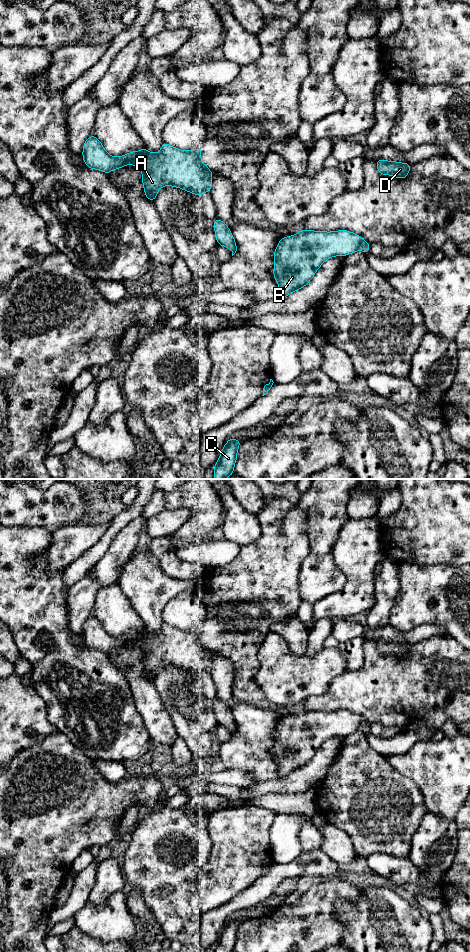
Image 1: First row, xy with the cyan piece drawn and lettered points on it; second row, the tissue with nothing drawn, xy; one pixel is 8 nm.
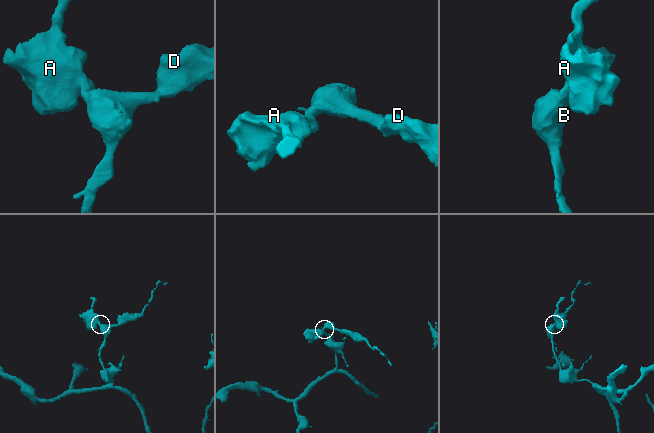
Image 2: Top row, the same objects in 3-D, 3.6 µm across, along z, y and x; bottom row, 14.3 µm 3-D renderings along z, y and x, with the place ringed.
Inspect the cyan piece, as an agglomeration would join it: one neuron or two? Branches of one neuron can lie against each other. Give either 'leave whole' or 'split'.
leave whole

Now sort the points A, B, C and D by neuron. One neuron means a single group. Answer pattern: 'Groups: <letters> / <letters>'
Groups: A B C D

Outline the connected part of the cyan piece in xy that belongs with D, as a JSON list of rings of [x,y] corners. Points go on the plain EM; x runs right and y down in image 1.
[[[376,640],[378,652],[381,655],[392,655],[399,659],[404,659],[410,652],[410,643],[400,643],[395,641]]]

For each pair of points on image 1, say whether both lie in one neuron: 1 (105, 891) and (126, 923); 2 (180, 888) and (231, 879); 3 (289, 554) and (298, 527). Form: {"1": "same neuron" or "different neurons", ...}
{"1": "different neurons", "2": "different neurons", "3": "different neurons"}

